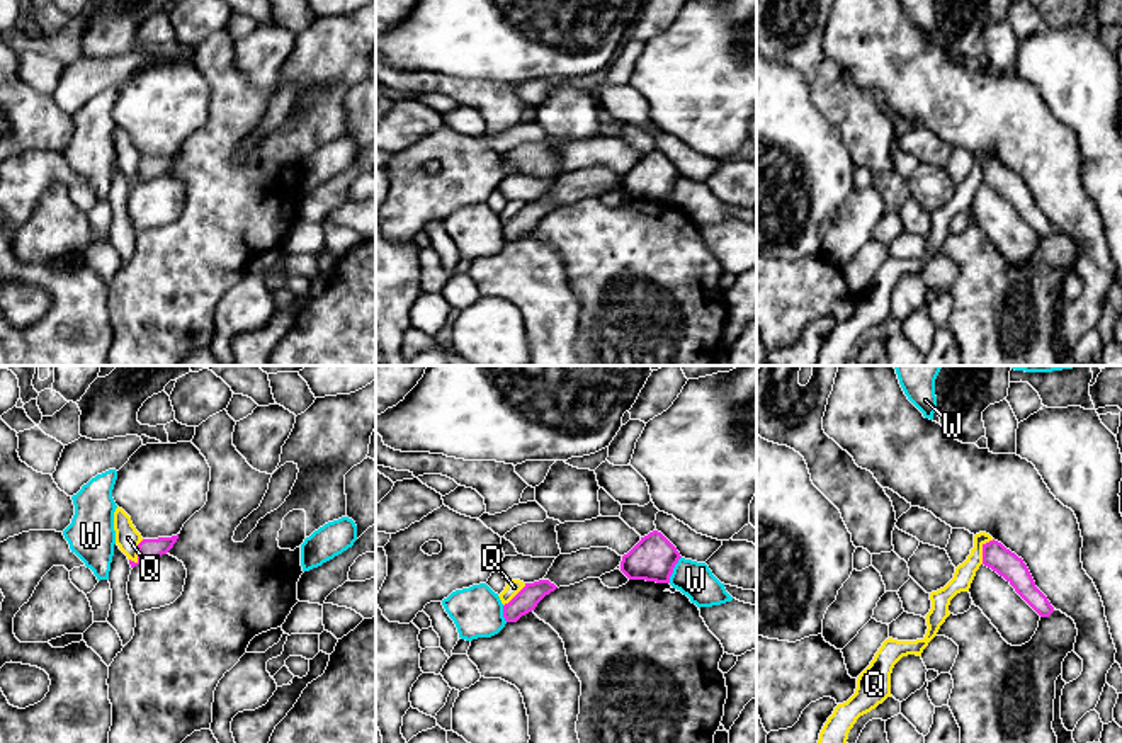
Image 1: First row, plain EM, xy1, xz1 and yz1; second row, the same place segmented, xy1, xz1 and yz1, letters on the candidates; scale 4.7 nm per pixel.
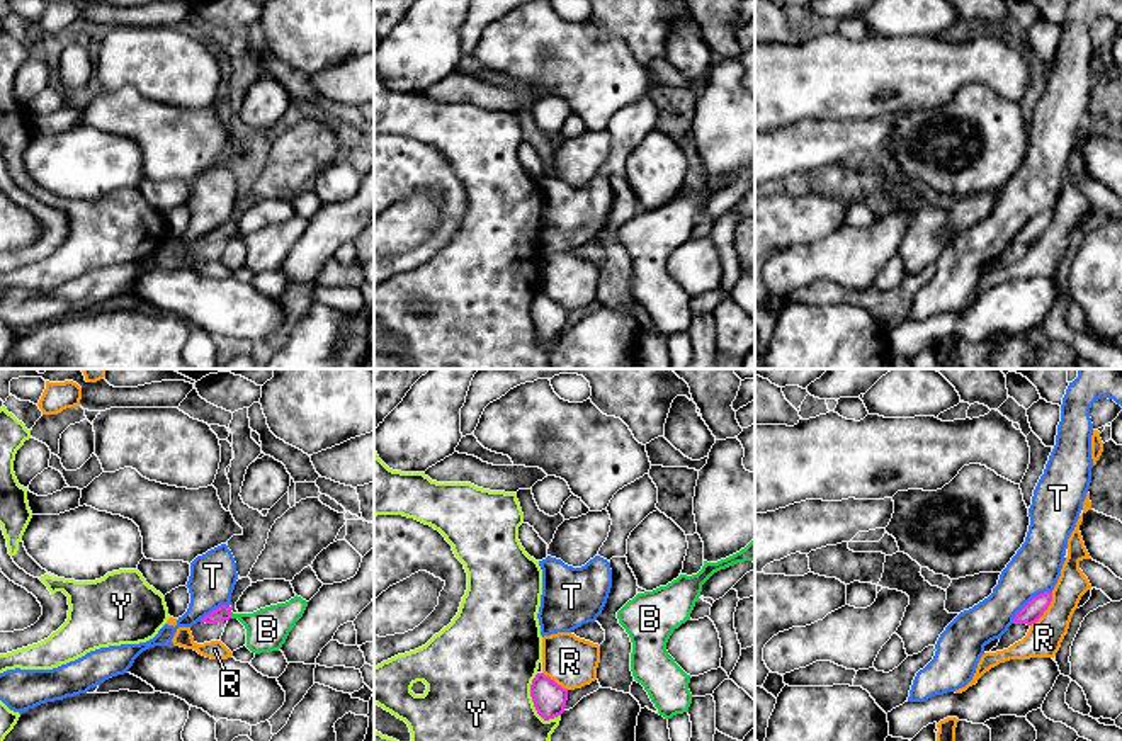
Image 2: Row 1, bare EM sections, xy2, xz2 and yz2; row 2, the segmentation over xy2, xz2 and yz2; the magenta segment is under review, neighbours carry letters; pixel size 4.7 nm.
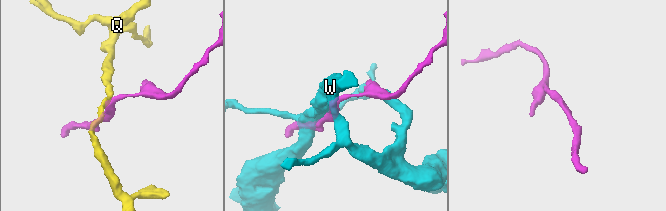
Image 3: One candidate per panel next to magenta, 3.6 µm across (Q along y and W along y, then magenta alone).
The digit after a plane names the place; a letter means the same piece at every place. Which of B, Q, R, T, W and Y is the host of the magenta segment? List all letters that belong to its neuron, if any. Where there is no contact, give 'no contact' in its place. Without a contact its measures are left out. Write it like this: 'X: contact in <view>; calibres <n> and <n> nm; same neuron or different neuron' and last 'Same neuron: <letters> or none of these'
B: contact in xy2; calibres 70 and 200 nm; same neuron
Q: contact in xy1; calibres 100 and 110 nm; different neuron
R: contact in yz2; calibres 90 and 170 nm; different neuron
T: contact in yz2; calibres 90 and 240 nm; different neuron
W: contact in xz1; calibres 220 and 170 nm; different neuron
Y: contact in xz2; calibres 160 and 460 nm; different neuron
Same neuron: B

